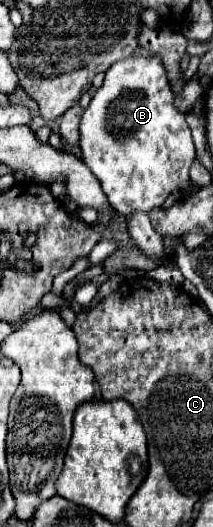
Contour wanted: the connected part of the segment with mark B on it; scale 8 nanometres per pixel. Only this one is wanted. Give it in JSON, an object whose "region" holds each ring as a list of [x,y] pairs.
{"region":[[[132,55],[128,59],[116,61],[108,71],[104,85],[96,91],[90,101],[90,107],[84,111],[80,121],[80,149],[82,159],[94,177],[100,181],[102,191],[106,193],[110,205],[122,213],[134,213],[138,209],[152,211],[160,207],[166,197],[176,189],[188,189],[190,177],[188,169],[196,157],[192,135],[184,115],[174,107],[172,87],[162,65],[160,57]]]}

